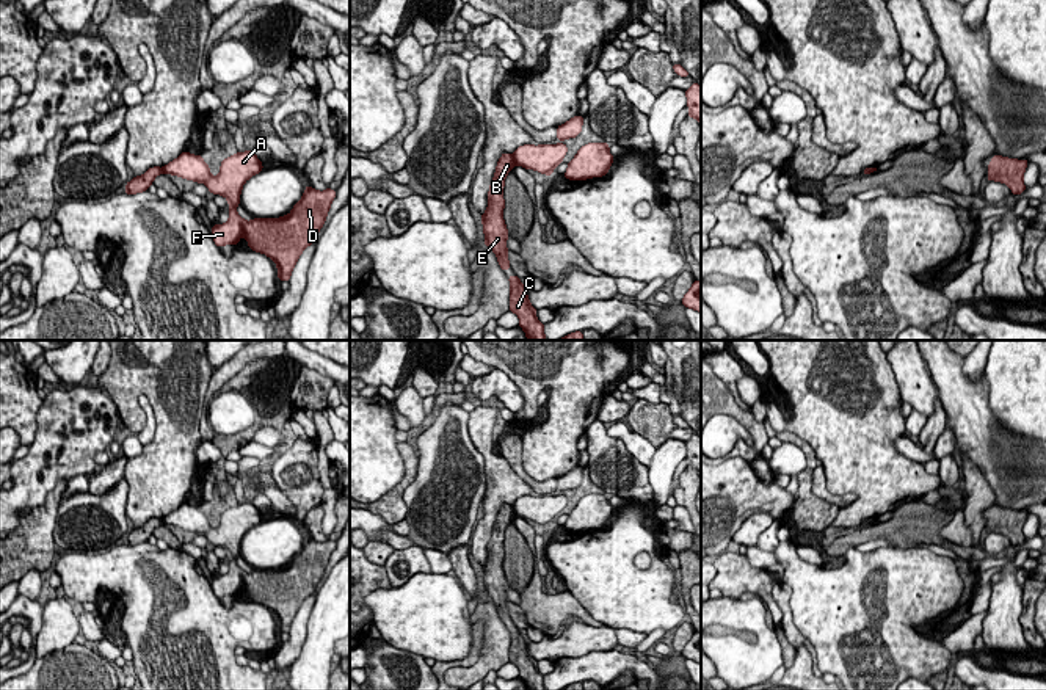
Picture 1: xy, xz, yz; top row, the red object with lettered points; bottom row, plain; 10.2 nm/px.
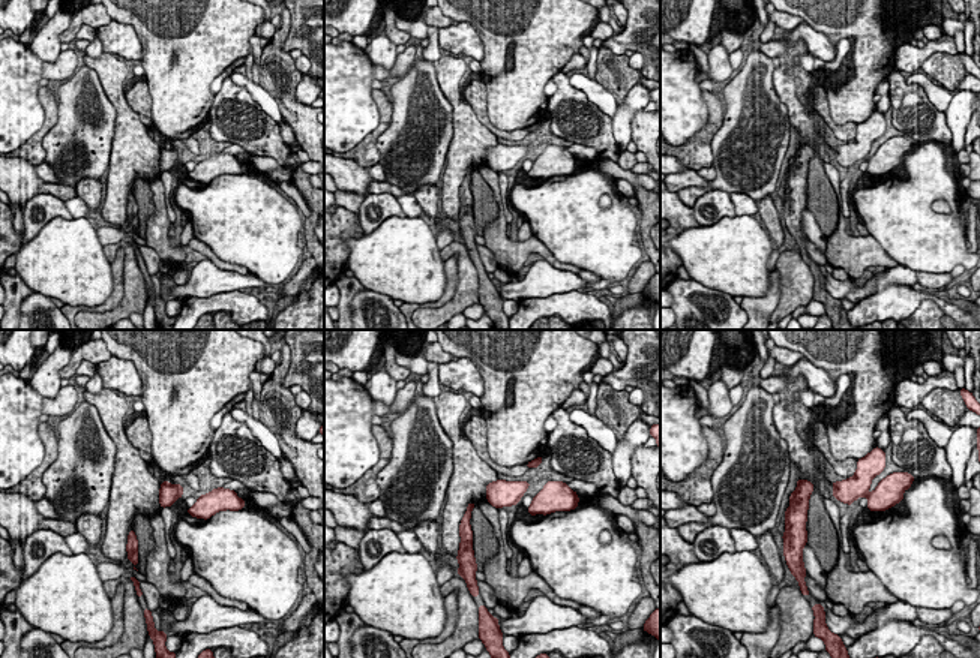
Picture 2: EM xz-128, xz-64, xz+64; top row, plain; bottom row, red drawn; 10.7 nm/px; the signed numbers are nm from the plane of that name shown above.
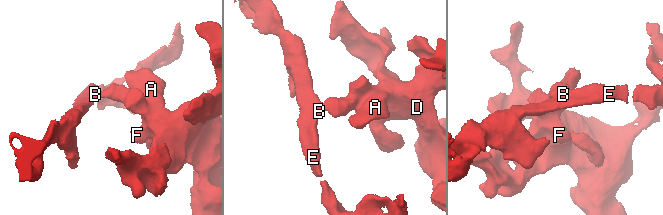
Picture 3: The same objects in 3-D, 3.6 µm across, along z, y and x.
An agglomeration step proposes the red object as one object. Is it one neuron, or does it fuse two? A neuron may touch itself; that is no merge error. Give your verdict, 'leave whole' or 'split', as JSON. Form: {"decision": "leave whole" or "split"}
{"decision": "split"}

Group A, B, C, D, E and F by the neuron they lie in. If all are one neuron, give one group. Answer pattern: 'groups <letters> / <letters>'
groups A D F / B C E

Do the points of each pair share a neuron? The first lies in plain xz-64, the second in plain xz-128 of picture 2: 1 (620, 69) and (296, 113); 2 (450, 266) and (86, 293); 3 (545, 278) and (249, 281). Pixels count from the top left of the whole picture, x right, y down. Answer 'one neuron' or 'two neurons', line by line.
1: one neuron
2: two neurons
3: one neuron

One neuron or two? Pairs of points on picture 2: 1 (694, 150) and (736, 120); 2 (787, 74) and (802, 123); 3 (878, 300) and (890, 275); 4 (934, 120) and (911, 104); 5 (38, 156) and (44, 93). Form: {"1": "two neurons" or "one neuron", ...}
{"1": "two neurons", "2": "one neuron", "3": "two neurons", "4": "one neuron", "5": "one neuron"}

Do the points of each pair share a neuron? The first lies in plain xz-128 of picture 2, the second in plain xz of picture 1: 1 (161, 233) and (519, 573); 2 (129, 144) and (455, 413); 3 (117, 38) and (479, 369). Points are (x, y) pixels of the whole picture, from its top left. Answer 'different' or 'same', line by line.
1: different
2: different
3: different

